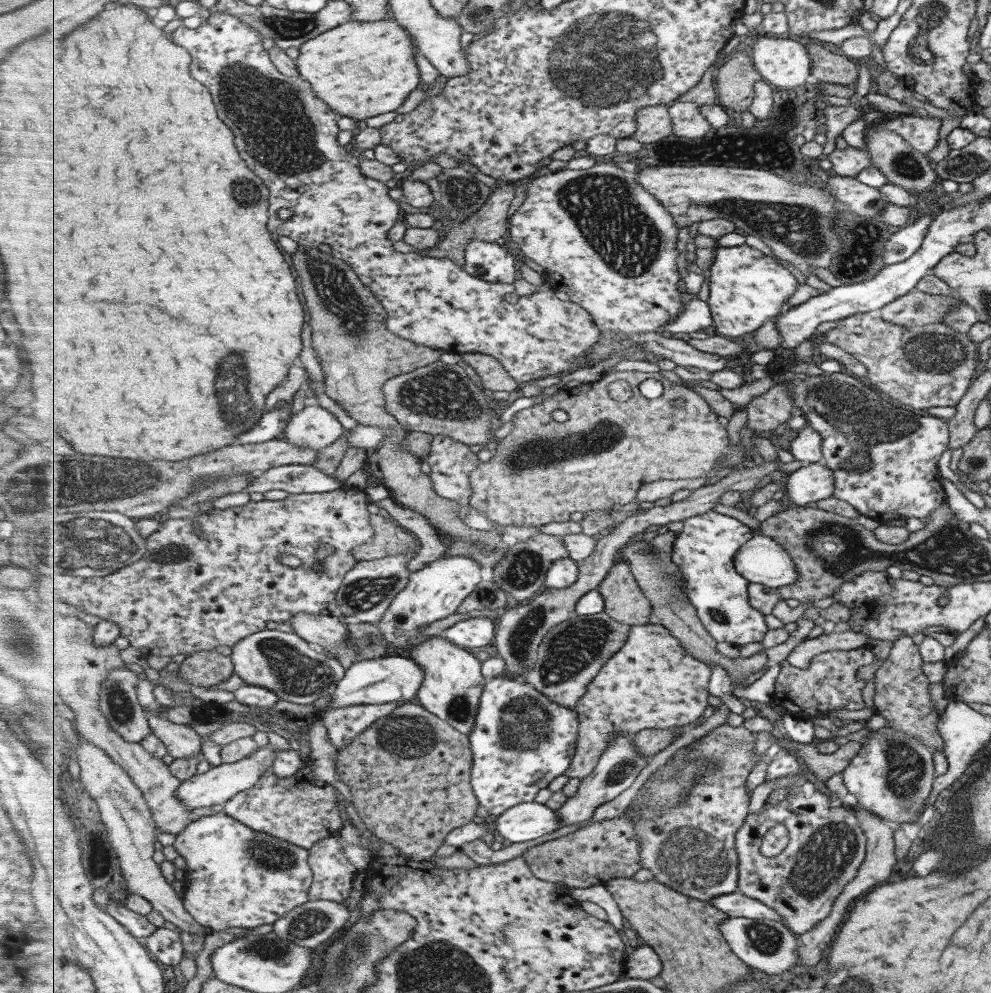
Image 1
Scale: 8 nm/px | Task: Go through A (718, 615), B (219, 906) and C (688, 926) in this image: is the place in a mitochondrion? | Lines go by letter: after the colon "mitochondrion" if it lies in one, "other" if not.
A: mitochondrion
B: other
C: other

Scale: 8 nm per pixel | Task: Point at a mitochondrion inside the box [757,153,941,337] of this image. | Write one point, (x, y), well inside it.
(861, 240)

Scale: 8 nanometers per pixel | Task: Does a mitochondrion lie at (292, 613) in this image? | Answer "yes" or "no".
no

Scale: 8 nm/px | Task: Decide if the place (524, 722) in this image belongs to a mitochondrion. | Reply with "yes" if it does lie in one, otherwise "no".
yes

